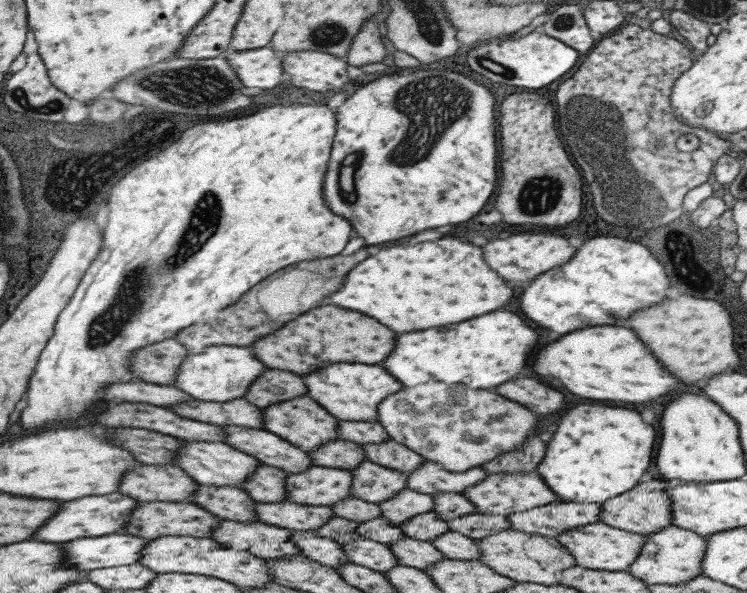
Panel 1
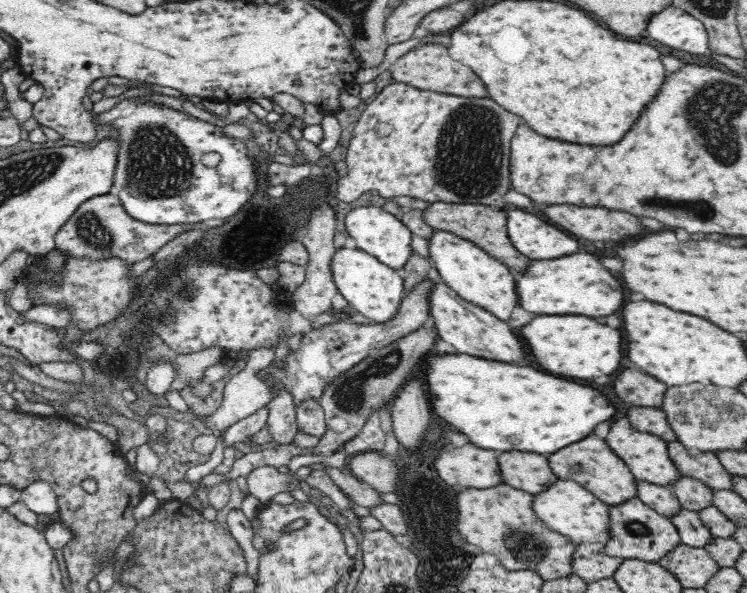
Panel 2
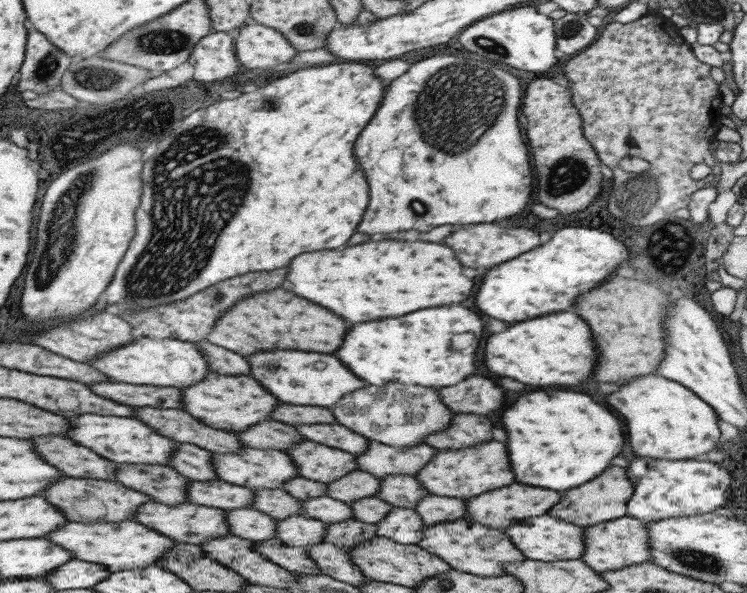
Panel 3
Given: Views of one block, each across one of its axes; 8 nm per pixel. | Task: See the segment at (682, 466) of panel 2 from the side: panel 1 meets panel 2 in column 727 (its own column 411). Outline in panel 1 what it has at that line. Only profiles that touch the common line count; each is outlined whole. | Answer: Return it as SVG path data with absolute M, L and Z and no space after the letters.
M425 460L417 469L407 473L404 488L433 496L439 492L460 494L465 488L483 480L485 475L487 473L480 466L467 471L449 472L440 464Z

